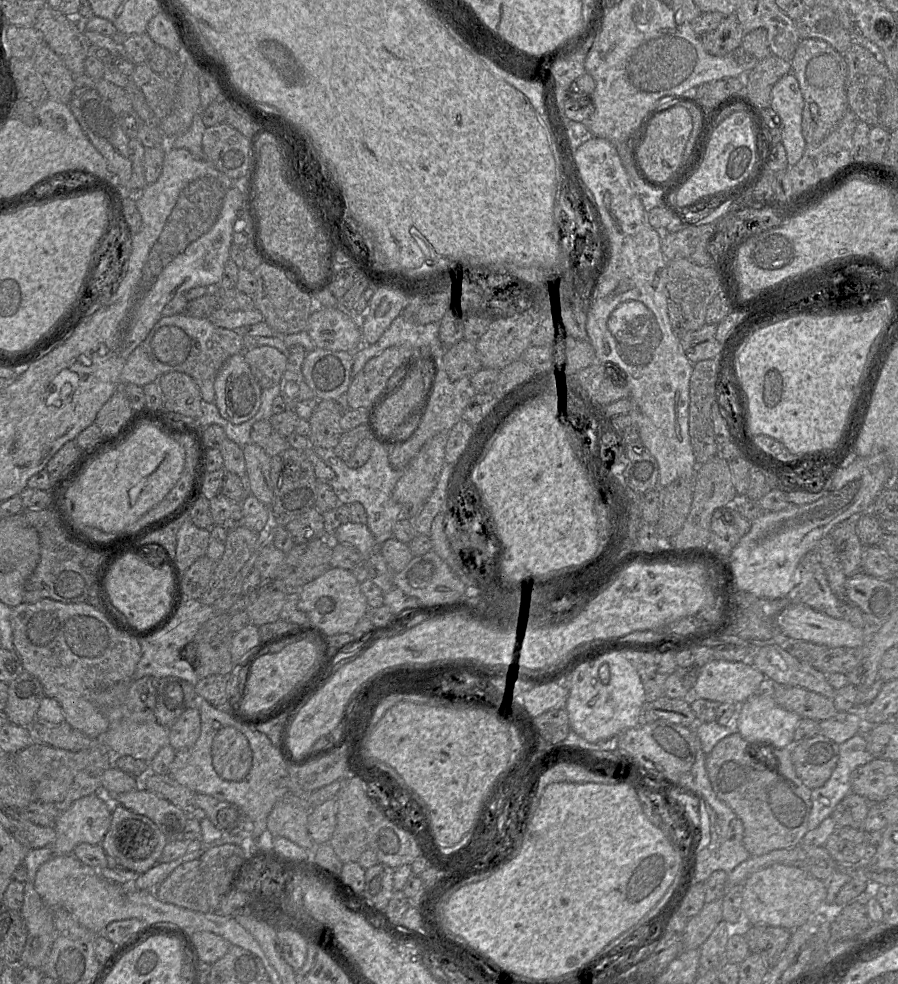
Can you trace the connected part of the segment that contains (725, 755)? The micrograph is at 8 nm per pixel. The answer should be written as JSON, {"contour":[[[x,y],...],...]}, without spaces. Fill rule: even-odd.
{"contour":[[[735,731],[721,739],[705,759],[707,775],[716,796],[742,821],[743,845],[751,856],[800,845],[808,832],[812,808],[812,790],[796,775],[791,750],[767,746],[770,744],[751,745]],[[754,749],[776,754],[780,758],[759,760],[753,755]]]}

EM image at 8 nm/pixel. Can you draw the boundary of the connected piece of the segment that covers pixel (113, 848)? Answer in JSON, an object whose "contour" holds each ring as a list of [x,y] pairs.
{"contour":[[[112,804],[111,824],[100,845],[113,864],[133,871],[144,871],[159,861],[168,842],[151,819],[119,804]]]}

